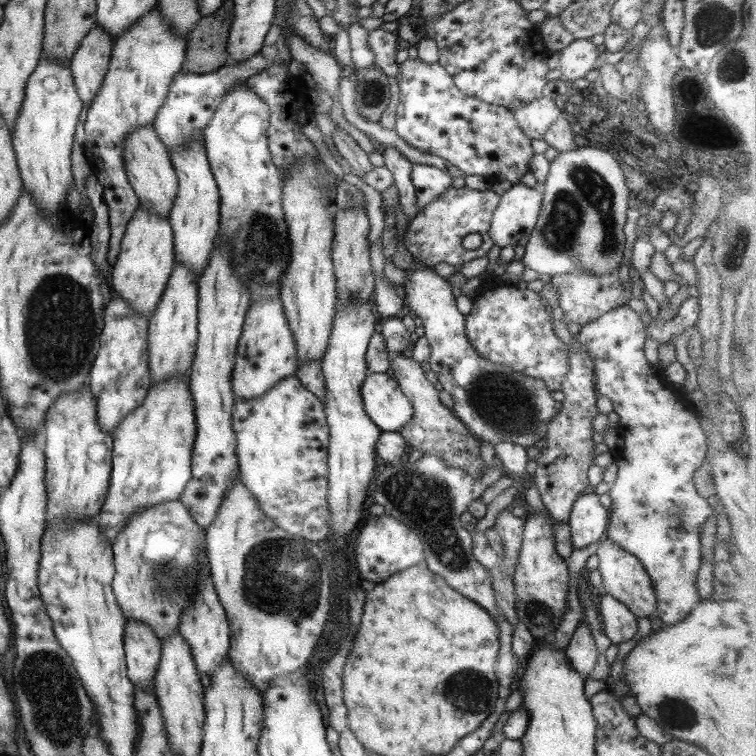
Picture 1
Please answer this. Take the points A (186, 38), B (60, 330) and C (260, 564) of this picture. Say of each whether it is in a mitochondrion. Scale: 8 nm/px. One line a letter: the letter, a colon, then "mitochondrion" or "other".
A: other
B: mitochondrion
C: mitochondrion

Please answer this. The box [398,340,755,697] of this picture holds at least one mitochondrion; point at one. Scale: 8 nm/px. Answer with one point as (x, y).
(501, 400)

